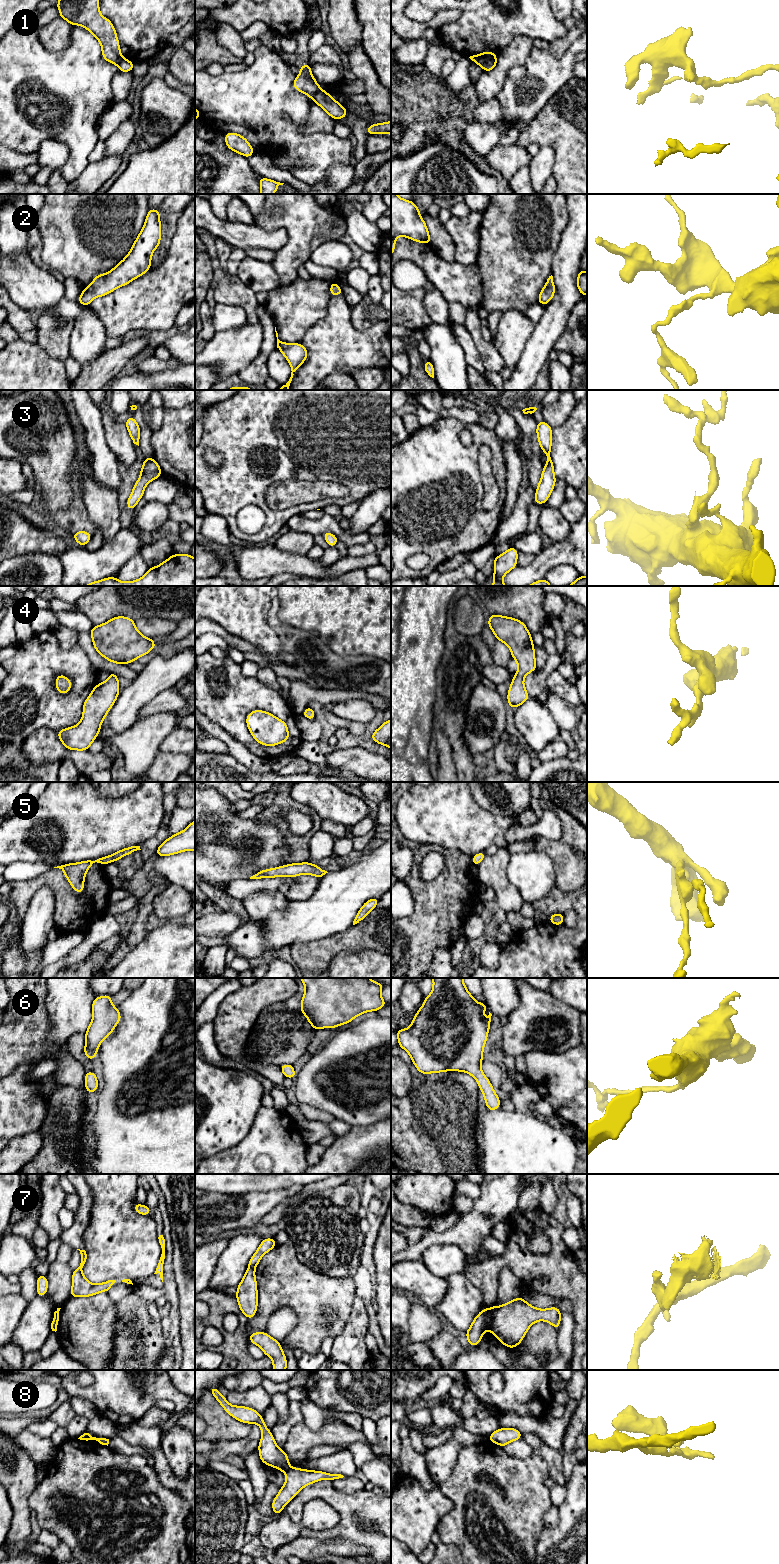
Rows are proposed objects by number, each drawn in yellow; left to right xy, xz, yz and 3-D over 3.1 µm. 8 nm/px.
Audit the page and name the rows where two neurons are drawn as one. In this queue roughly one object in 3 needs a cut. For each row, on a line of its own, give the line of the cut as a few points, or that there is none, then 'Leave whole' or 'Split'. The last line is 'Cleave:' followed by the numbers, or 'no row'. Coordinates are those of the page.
1: Split along yz (495, 57), (488, 60), (482, 67). Split
2: No split. Leave whole
3: No split. Leave whole
4: No split. Leave whole
5: No split. Leave whole
6: No split. Leave whole
7: Split along yz (487, 1309), (485, 1317), (486, 1326). Split
8: Split along xz (289, 1467), (285, 1471). Split
Cleave: 1, 7, 8

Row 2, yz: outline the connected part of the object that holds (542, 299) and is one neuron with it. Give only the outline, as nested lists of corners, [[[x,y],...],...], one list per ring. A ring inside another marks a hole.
[[[549,276],[547,279],[547,282],[544,286],[544,288],[541,290],[539,297],[538,297],[538,303],[541,305],[548,304],[550,300],[553,298],[555,294],[555,285],[553,281],[553,276]]]

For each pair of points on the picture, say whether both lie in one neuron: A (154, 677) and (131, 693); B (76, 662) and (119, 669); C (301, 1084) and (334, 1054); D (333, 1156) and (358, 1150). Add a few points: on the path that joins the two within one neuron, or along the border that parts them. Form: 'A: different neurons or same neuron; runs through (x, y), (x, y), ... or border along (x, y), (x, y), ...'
A: same neuron; runs through (148, 683), (137, 693)
B: different neurons; border along (78, 648), (85, 652), (98, 671)
C: same neuron; runs through (309, 1076), (326, 1062)
D: same neuron; runs through (339, 1156), (352, 1156)

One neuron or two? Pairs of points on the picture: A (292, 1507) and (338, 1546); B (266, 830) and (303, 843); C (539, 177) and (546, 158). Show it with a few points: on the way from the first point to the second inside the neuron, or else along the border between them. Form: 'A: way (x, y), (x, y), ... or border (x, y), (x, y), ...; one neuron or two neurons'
A: border (308, 1537), (321, 1541), (349, 1539), (354, 1543); two neurons
B: border (267, 820), (275, 820), (290, 850), (287, 859); two neurons
C: way (540, 172), (542, 163); one neuron

